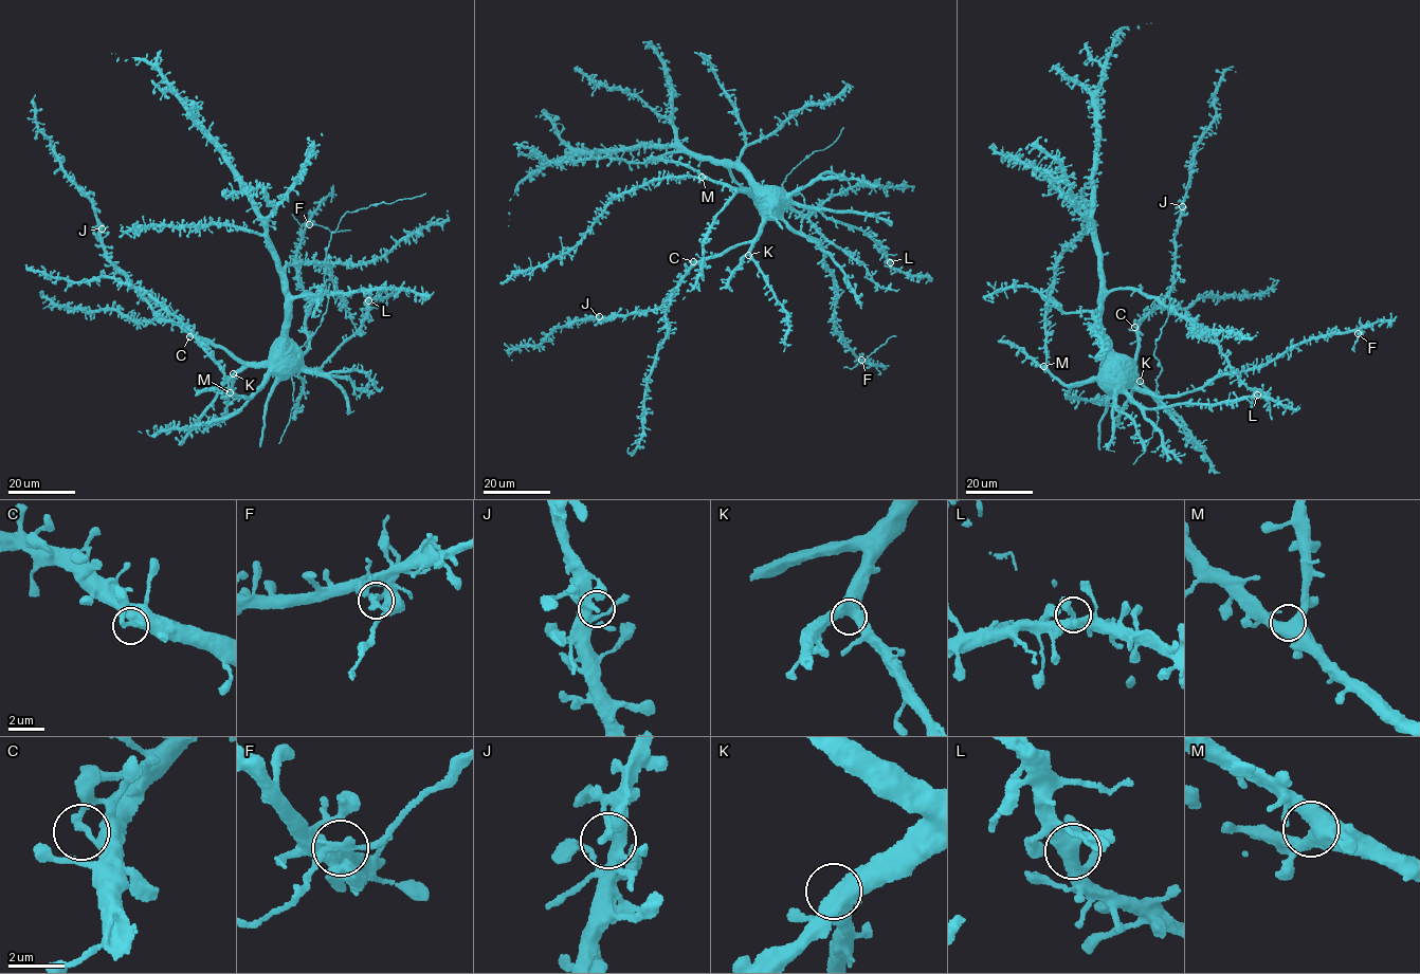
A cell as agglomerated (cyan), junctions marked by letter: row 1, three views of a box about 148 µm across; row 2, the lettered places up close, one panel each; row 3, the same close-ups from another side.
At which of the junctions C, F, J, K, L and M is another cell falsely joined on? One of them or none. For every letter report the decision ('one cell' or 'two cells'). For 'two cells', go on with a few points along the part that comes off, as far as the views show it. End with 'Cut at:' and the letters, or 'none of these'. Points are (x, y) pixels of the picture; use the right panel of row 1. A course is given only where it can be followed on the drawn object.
C: one cell
F: two cells; course (1358, 332), (1360, 335), (1352, 348), (1354, 351)
J: one cell
K: one cell
L: one cell
M: one cell
Cut at: F

